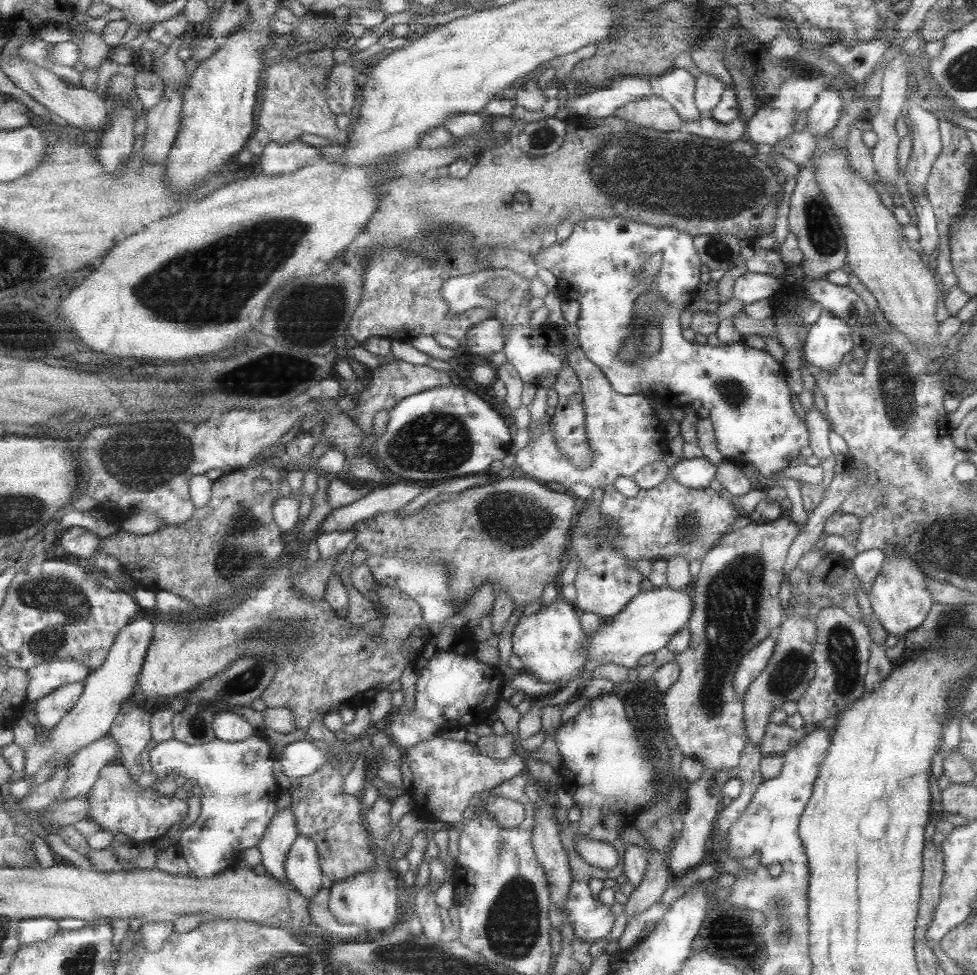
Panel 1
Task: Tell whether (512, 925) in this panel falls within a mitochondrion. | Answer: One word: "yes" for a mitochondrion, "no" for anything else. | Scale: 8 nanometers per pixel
yes

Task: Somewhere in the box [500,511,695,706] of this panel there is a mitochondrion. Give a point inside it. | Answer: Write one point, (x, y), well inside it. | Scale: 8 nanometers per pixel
(593, 538)

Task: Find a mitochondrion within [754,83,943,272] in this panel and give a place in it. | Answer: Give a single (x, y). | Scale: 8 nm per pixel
(823, 236)

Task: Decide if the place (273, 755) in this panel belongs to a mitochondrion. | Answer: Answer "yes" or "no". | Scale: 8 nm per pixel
no

